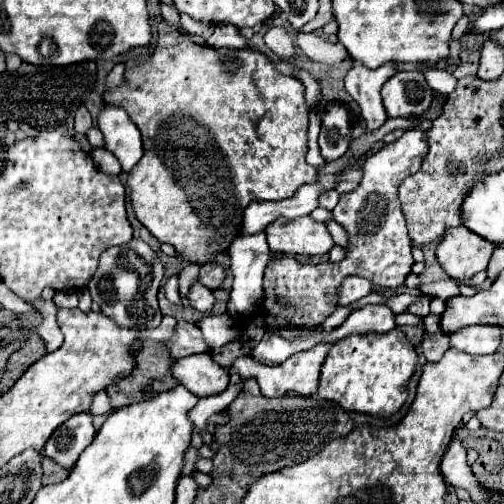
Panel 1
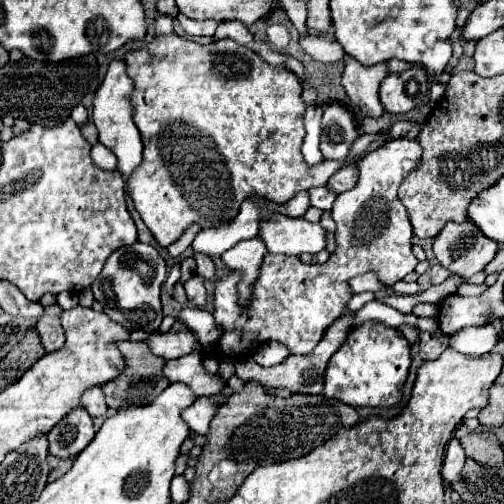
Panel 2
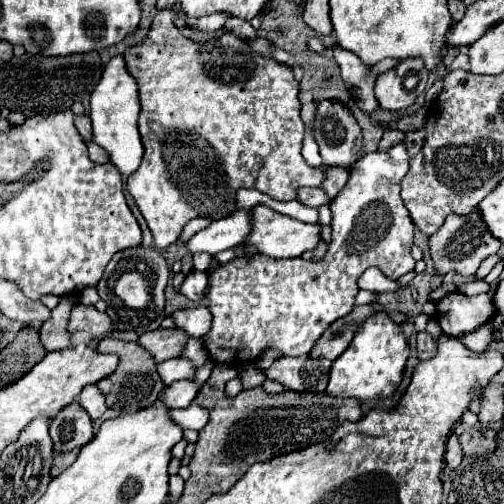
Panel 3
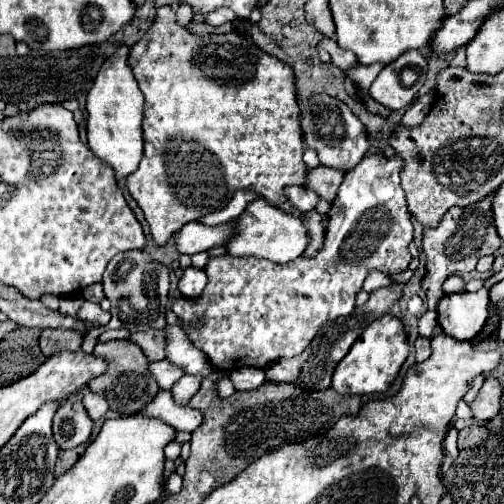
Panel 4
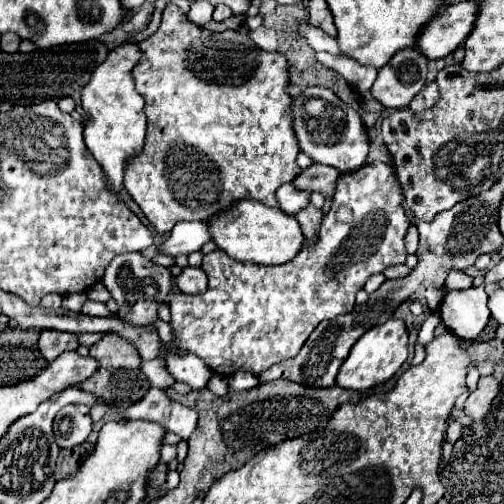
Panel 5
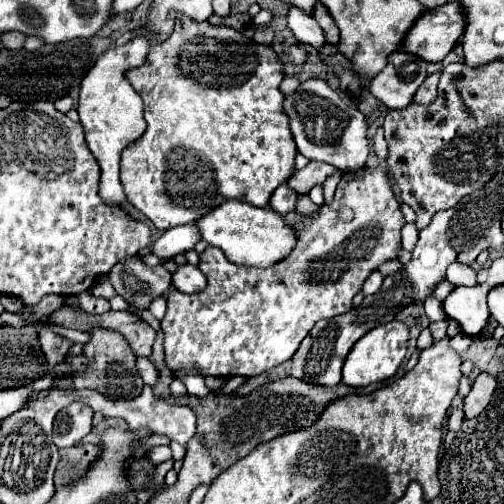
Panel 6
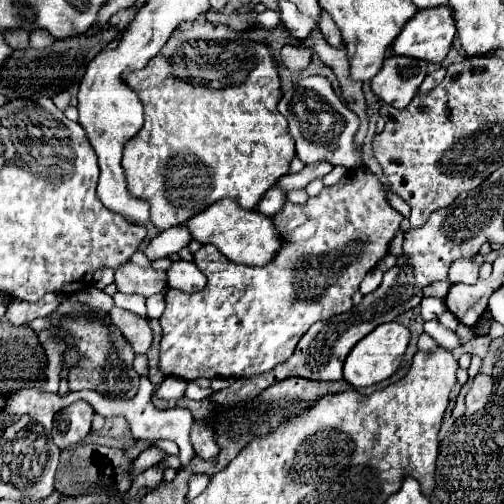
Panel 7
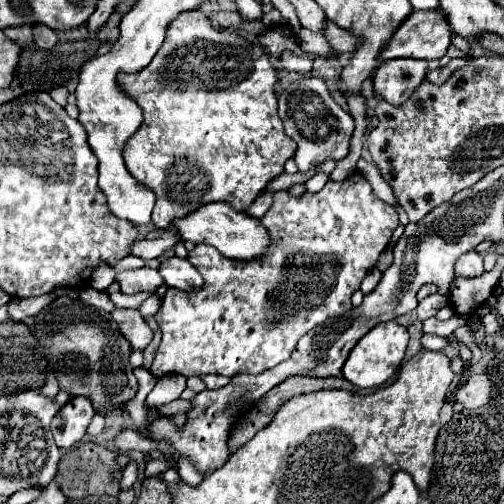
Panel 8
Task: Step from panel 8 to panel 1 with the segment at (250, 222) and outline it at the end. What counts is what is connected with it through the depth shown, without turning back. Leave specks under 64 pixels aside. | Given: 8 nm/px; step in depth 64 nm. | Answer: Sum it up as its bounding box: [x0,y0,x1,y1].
[266,216,334,254]

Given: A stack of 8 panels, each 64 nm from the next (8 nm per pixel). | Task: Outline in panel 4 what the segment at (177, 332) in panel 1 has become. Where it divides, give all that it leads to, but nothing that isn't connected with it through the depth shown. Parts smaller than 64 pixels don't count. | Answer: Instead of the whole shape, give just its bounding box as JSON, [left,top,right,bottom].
[130,330,166,362]

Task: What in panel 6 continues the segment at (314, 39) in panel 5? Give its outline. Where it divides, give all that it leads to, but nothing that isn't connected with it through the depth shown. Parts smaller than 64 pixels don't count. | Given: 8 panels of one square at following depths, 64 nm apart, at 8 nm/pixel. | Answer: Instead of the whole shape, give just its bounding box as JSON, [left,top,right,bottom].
[286,6,326,48]

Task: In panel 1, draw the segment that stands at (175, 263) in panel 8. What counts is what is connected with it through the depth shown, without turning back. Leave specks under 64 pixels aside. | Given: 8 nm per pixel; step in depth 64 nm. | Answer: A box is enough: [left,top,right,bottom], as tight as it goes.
[188,282,214,314]

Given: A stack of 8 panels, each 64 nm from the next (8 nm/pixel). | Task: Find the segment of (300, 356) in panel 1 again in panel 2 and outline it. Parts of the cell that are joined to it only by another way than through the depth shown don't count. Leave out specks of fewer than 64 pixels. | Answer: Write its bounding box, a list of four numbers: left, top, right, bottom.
[234,312,354,394]

